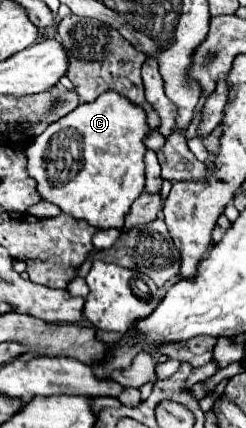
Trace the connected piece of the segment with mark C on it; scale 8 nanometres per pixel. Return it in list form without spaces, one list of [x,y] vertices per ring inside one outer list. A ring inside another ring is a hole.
[[[106,90],[96,100],[84,102],[70,114],[52,122],[38,138],[32,140],[32,144],[26,148],[28,172],[32,178],[36,178],[38,192],[46,200],[58,204],[62,212],[84,218],[94,226],[122,228],[134,200],[144,192],[144,154],[148,150],[144,140],[152,132],[154,130],[148,124],[146,110],[140,104],[126,100],[126,96],[120,92]]]

